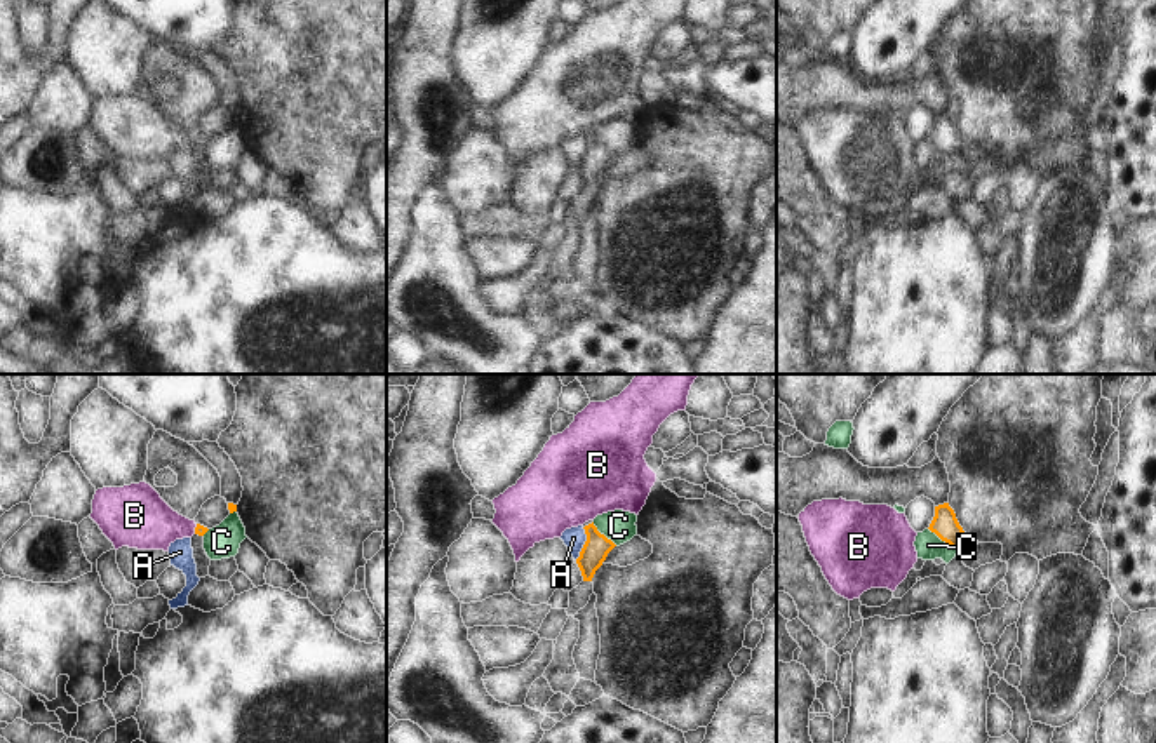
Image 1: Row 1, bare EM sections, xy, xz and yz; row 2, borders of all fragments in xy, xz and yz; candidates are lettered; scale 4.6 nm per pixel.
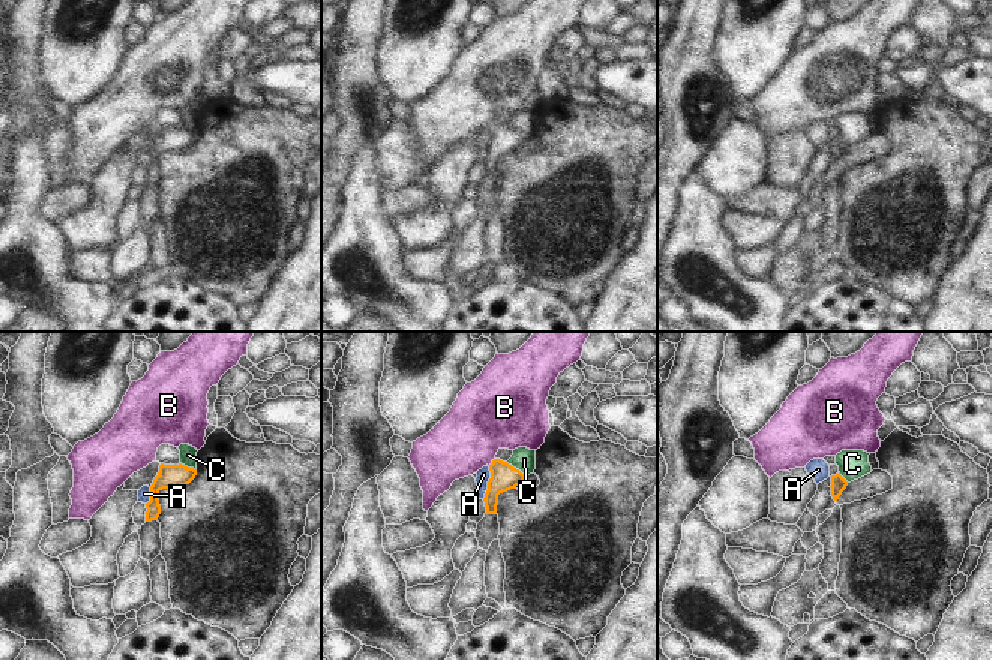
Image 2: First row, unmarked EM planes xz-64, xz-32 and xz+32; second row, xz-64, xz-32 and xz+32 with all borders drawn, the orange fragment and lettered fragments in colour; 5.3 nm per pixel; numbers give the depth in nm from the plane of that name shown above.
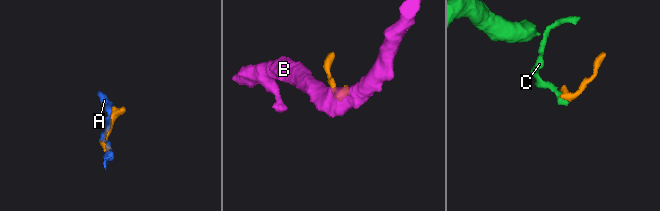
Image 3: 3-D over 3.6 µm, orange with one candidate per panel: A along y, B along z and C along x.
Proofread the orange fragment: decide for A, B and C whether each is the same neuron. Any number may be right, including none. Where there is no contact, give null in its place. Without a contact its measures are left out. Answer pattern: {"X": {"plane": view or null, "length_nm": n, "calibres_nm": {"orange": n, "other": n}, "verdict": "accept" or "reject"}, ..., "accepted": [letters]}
{"A": {"plane": "xz", "length_nm": 160, "calibres_nm": {"orange": 120, "other": 100}, "verdict": "reject"}, "B": {"plane": "xy", "length_nm": 50, "calibres_nm": {"orange": 50, "other": 260}, "verdict": "reject"}, "C": {"plane": "yz", "length_nm": 170, "calibres_nm": {"orange": 120, "other": 120}, "verdict": "reject"}, "accepted": []}

